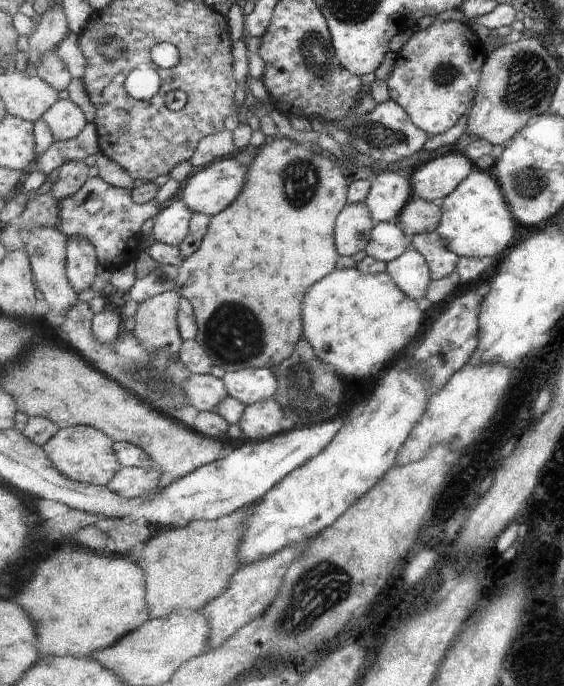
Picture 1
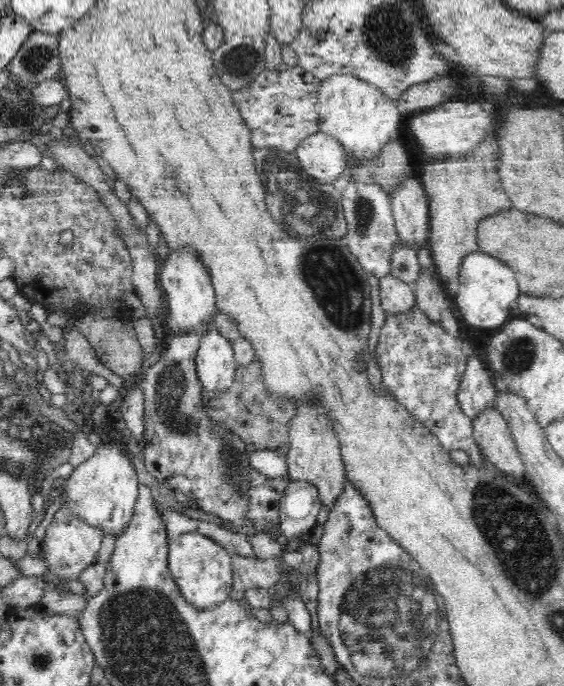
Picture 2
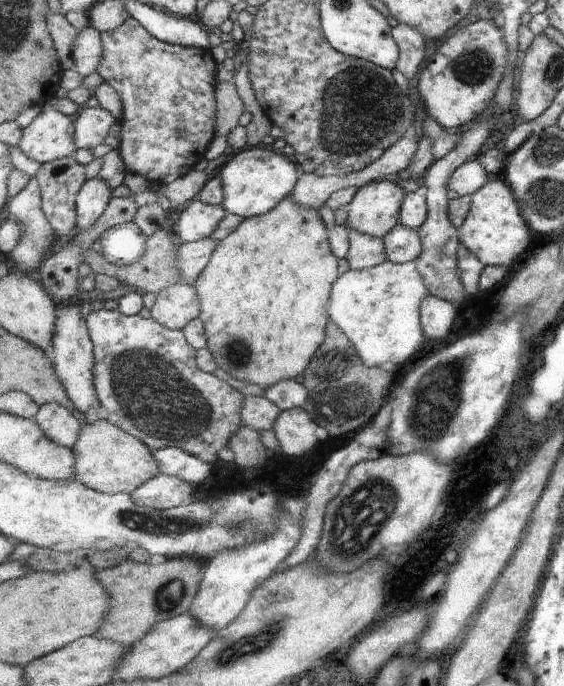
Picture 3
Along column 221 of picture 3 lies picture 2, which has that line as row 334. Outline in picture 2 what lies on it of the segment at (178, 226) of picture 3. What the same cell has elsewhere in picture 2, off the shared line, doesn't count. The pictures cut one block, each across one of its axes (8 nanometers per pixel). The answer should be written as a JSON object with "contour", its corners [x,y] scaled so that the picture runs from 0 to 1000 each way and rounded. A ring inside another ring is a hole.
{"contour":[[[378,474],[358,493],[348,528],[360,571],[372,579],[383,569],[401,569],[408,563],[422,532],[413,500]]]}

